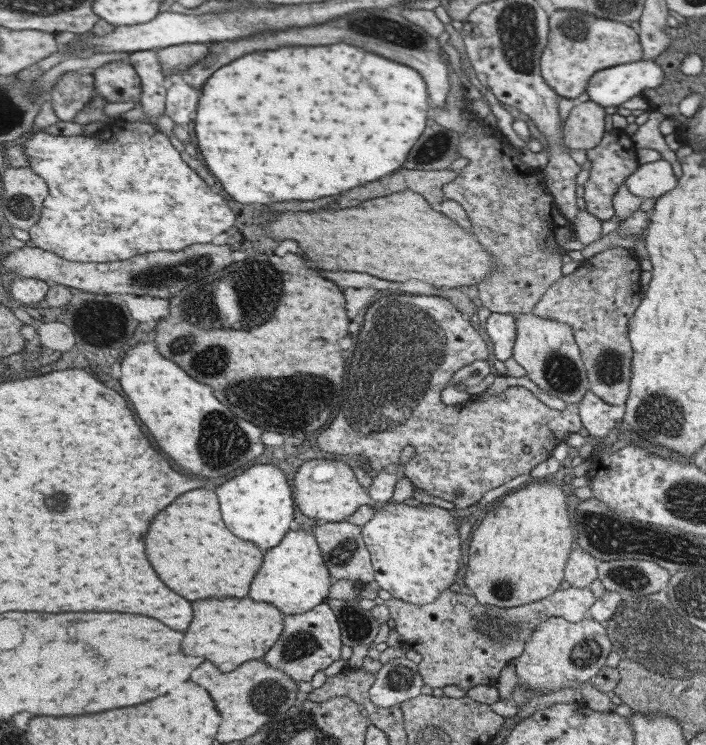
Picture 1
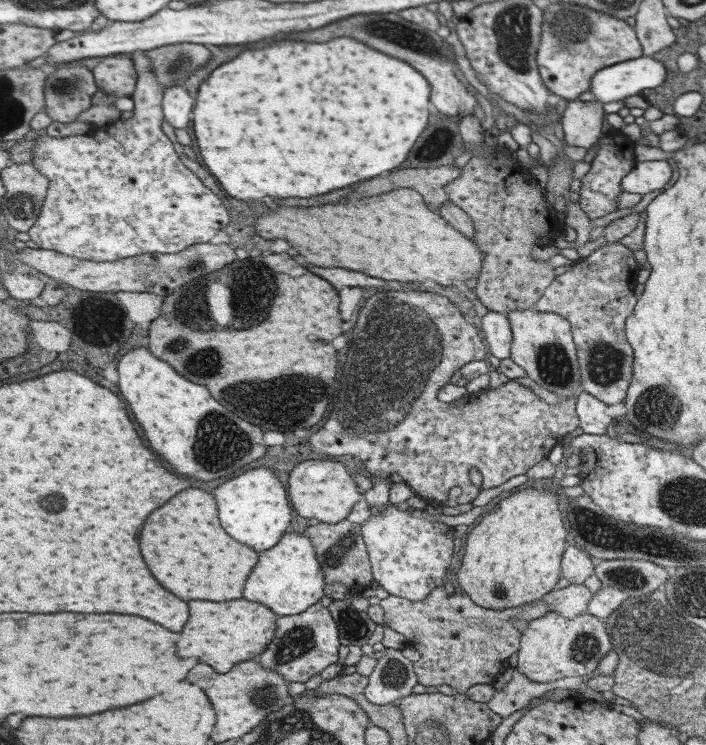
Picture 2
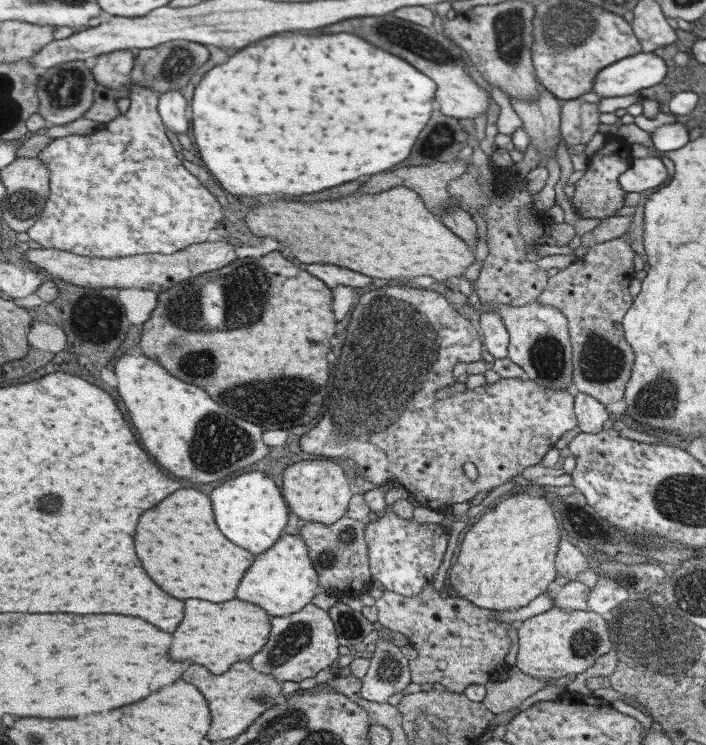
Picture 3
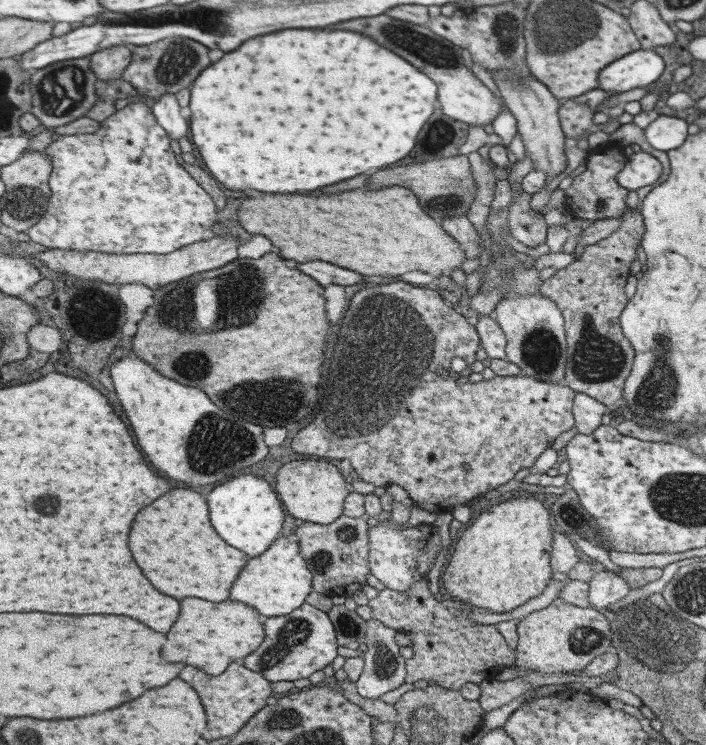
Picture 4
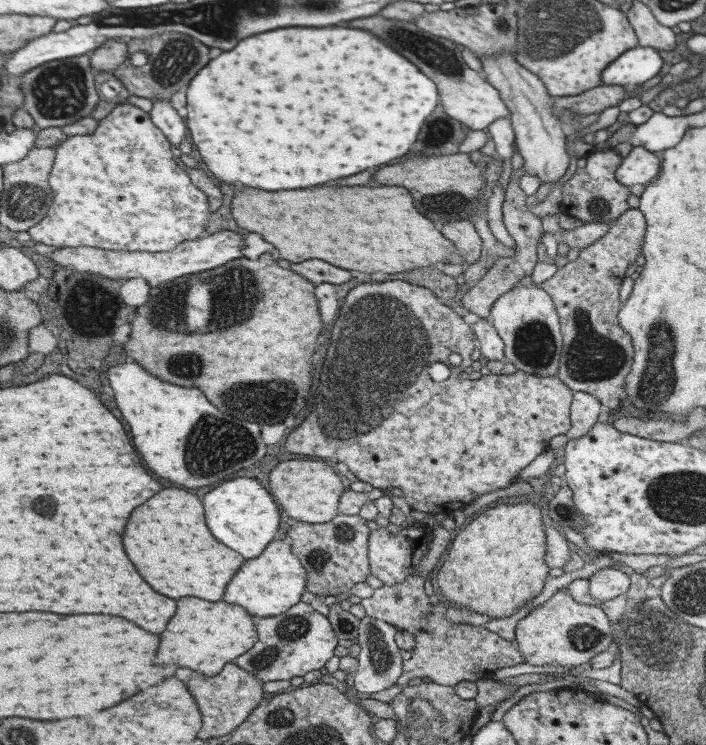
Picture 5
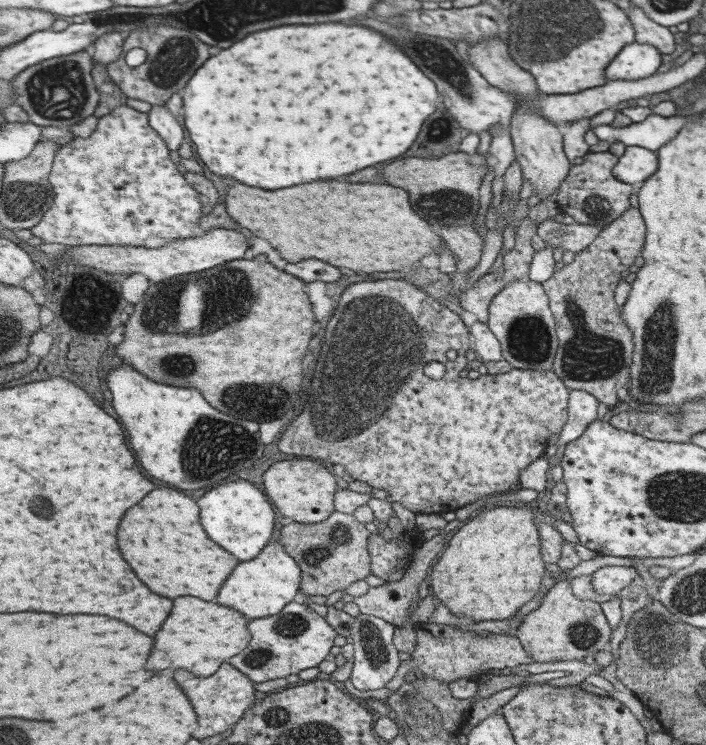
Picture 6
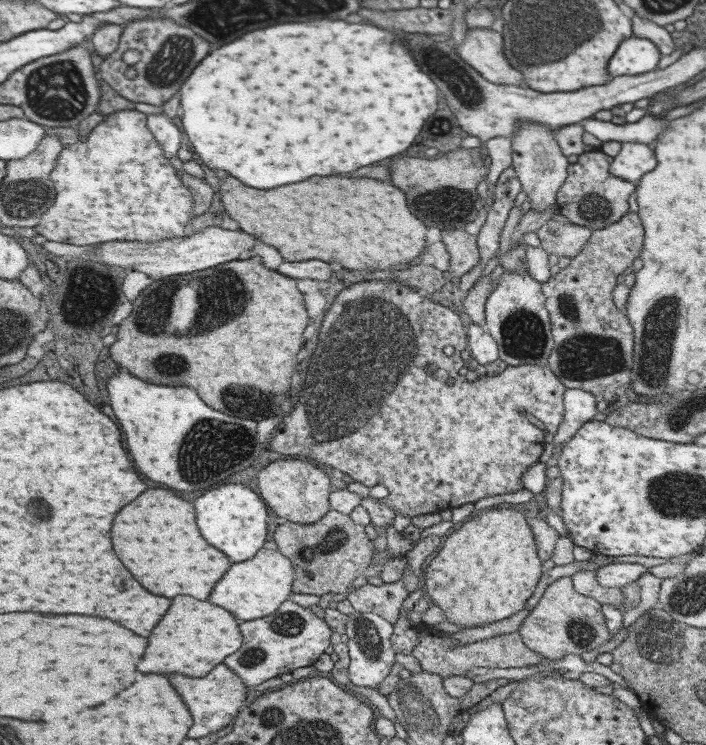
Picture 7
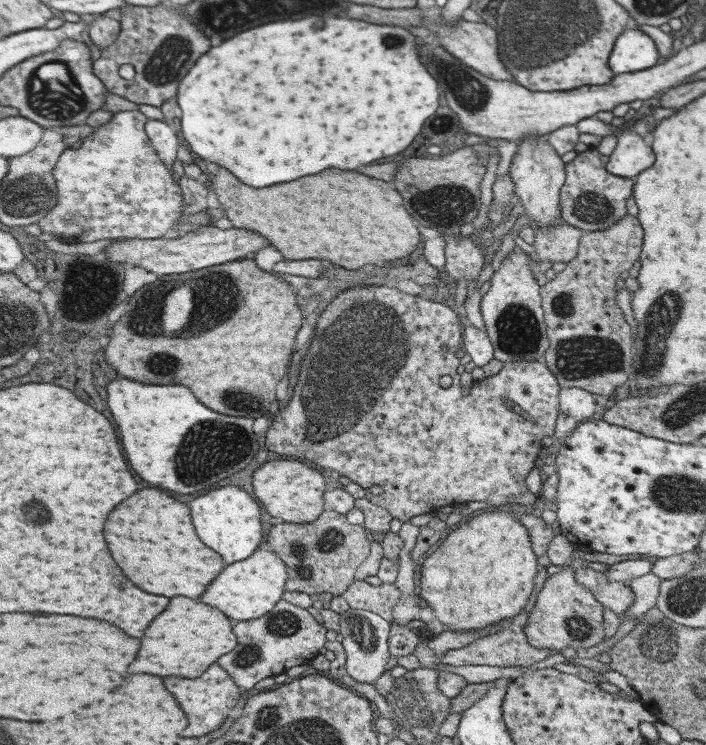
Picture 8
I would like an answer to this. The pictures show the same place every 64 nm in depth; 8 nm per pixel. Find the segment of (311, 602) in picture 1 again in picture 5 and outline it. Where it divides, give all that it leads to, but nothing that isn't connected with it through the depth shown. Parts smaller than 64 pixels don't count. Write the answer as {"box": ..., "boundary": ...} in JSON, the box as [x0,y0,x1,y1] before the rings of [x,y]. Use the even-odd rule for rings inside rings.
{"box":[225,538,308,619],"boundary":[[[285,538],[273,540],[263,554],[253,560],[245,560],[245,564],[241,564],[241,572],[233,576],[229,592],[225,592],[225,602],[245,608],[245,612],[251,612],[255,619],[282,617],[289,607],[296,606],[300,602],[301,593],[306,589],[308,574],[288,543]]]}

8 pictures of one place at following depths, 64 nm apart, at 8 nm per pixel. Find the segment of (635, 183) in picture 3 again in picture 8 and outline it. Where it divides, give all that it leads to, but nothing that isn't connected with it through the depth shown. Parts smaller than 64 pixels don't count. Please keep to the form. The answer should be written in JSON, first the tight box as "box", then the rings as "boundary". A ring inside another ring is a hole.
{"box":[607,129,655,179],"boundary":[[[623,129],[617,135],[617,143],[608,156],[607,171],[622,178],[635,179],[641,171],[649,168],[655,162],[652,148],[643,142],[635,131]]]}

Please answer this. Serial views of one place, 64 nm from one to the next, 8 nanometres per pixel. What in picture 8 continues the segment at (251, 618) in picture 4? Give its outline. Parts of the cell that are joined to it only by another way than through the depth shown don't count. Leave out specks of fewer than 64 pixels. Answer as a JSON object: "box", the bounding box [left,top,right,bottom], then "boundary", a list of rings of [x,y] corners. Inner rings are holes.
{"box":[133,598,237,678],"boundary":[[[173,598],[169,608],[157,616],[153,628],[141,638],[141,656],[133,662],[133,674],[155,674],[155,676],[185,676],[195,678],[203,670],[227,655],[237,646],[232,628],[233,622],[215,608],[209,608],[191,598]]]}

